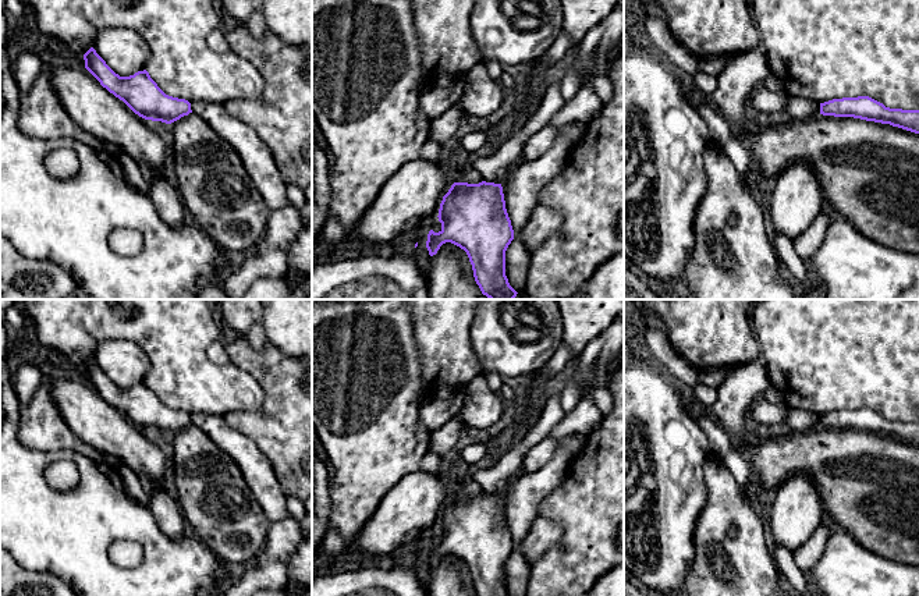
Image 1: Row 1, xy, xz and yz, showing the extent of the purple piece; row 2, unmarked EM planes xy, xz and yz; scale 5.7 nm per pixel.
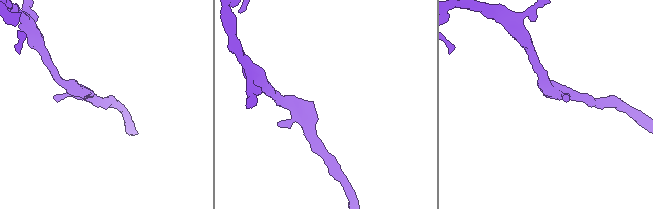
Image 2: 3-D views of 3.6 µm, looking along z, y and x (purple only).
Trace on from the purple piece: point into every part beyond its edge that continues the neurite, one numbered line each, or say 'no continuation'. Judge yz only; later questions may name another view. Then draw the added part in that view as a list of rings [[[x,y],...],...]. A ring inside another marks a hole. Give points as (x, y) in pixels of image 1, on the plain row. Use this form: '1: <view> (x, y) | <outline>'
no continuation

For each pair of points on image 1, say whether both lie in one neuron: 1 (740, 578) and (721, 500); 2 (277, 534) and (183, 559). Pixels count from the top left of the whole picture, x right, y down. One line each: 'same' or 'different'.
1: same
2: different

